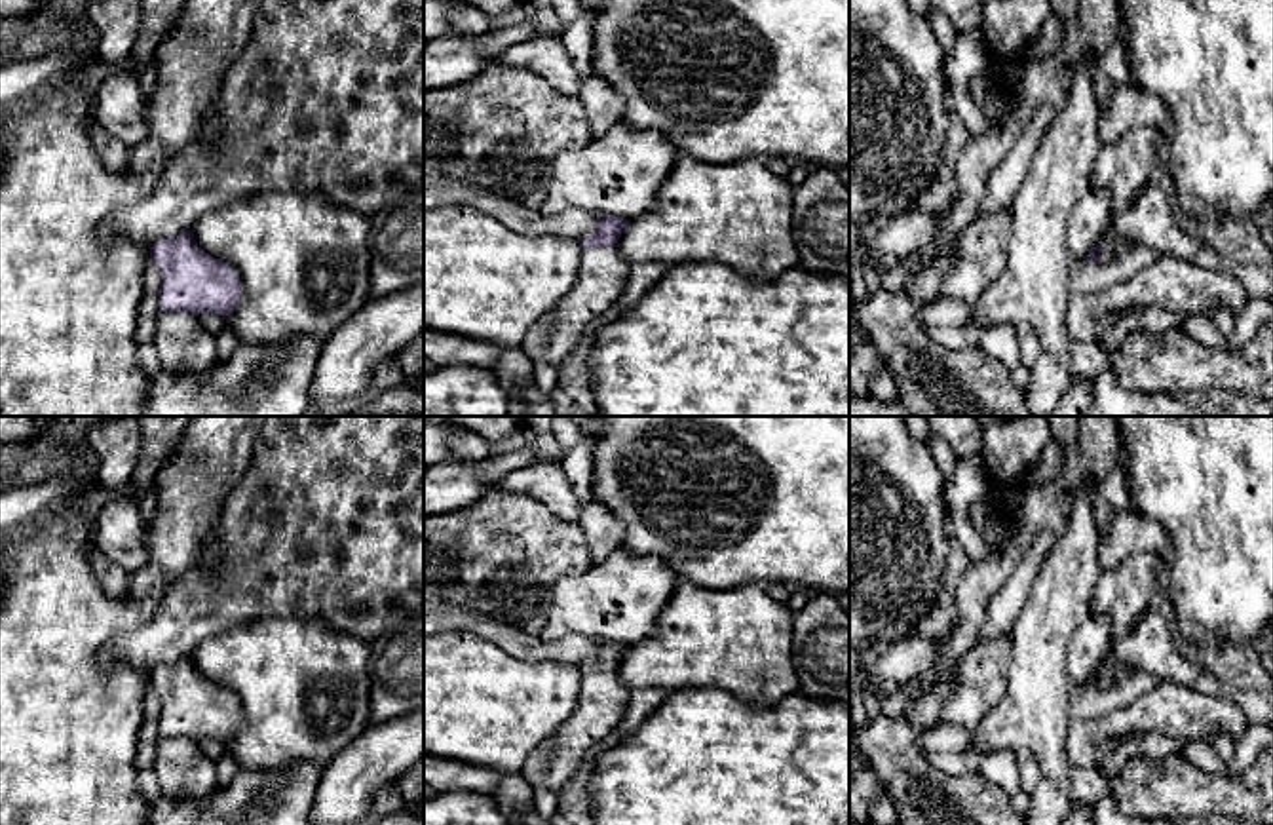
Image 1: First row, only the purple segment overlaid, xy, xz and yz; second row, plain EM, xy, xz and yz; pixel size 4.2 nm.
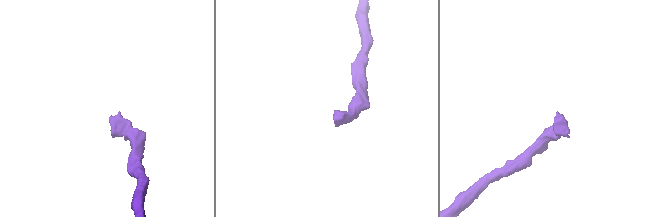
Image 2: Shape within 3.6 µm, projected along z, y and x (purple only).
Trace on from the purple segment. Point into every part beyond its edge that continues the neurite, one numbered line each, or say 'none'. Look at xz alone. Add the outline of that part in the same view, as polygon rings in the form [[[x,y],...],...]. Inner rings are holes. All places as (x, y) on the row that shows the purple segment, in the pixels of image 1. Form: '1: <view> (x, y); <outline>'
1: xz (603, 272); [[[618,247],[583,249],[574,287],[551,310],[545,357],[555,367],[580,344],[585,327],[621,295],[629,262]]]

